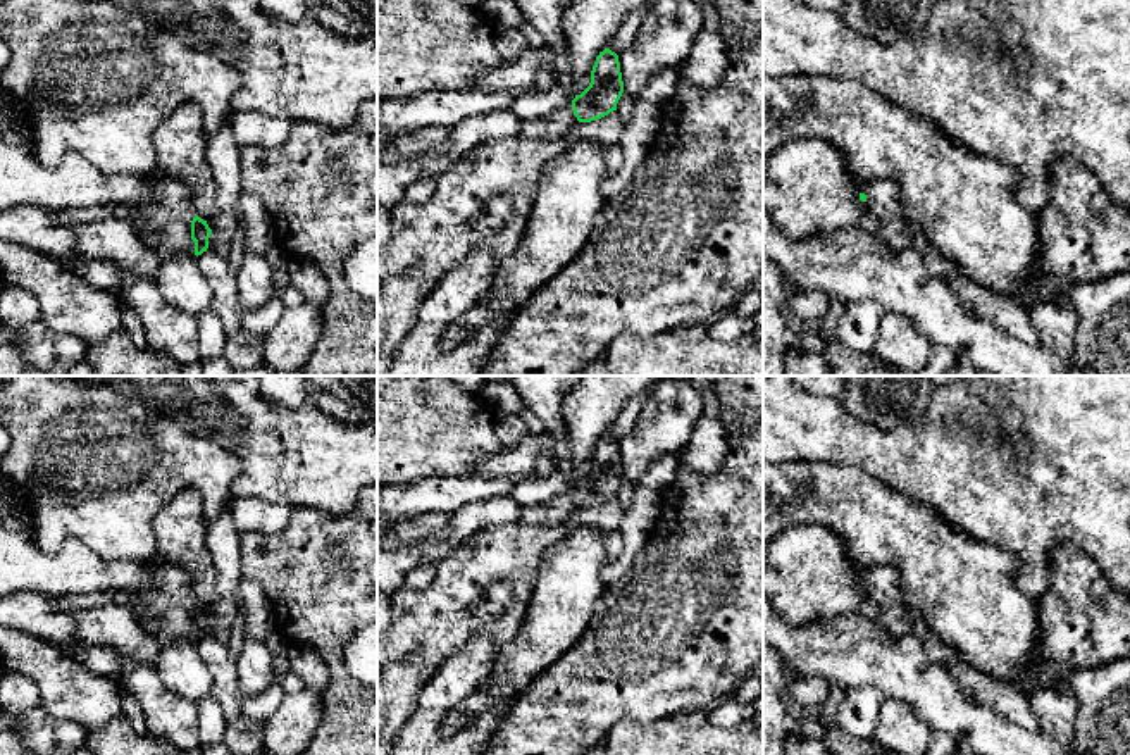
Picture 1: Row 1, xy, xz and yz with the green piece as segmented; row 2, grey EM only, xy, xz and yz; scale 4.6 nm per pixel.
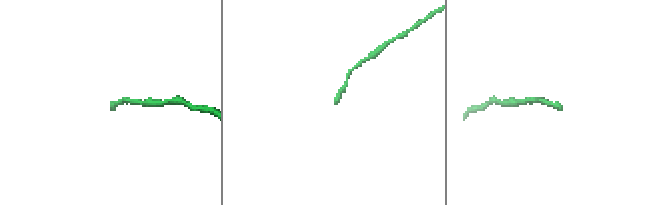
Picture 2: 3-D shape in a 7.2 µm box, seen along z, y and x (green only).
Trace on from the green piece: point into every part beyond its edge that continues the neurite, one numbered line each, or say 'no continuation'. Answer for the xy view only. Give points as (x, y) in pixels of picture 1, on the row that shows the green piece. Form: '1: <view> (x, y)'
1: xy (167, 221)

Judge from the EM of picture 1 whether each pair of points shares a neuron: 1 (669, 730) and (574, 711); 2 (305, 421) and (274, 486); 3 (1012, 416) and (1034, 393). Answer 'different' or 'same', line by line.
1: different
2: same
3: different

